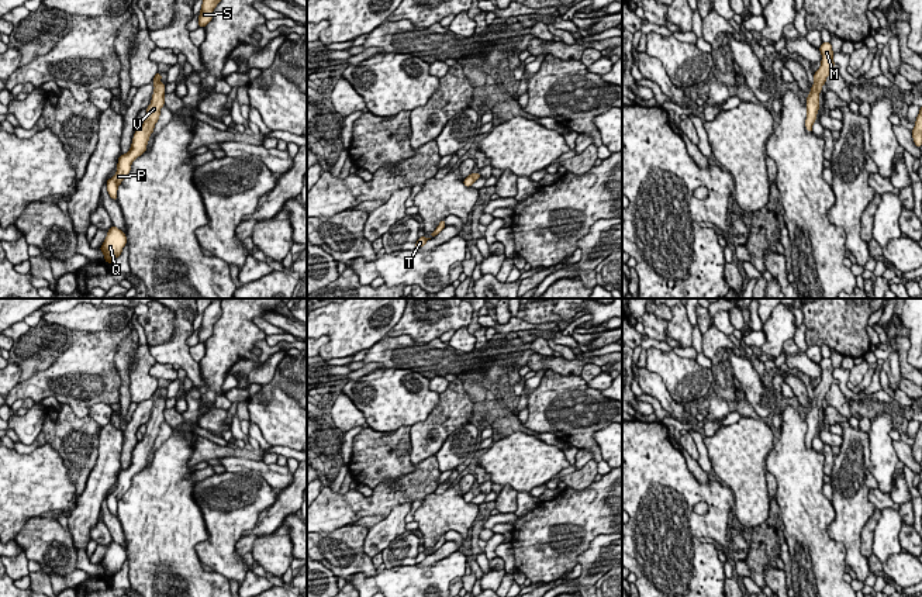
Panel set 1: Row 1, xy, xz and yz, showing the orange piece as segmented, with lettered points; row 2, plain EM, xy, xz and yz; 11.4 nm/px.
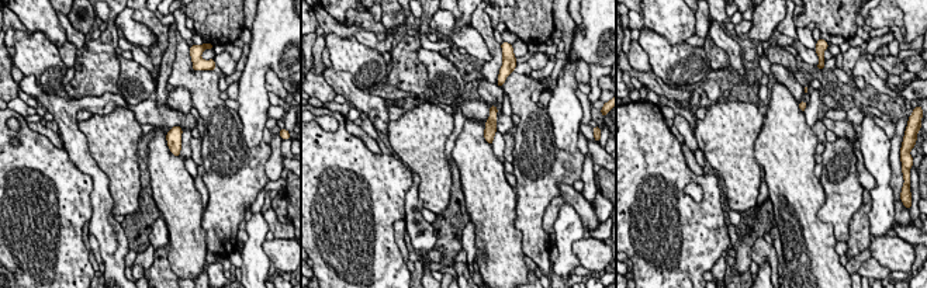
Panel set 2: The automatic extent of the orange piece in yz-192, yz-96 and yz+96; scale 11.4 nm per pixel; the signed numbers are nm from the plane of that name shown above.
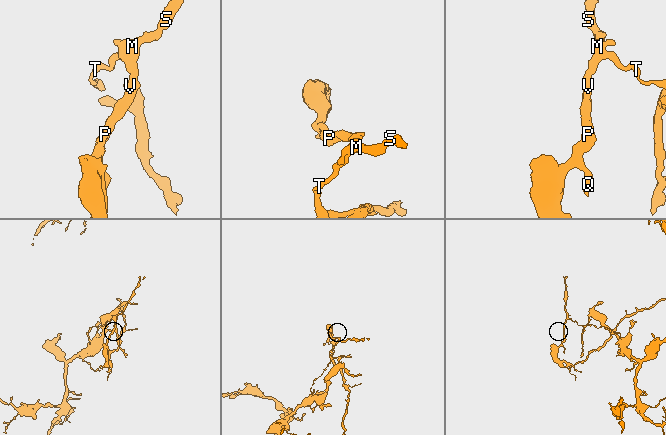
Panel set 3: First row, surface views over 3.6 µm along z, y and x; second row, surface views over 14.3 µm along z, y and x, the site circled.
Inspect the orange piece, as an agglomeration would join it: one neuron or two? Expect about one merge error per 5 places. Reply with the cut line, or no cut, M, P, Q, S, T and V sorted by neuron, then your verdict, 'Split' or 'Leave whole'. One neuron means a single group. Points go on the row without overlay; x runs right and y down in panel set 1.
No split. Groups: M P Q S T V. Leave whole

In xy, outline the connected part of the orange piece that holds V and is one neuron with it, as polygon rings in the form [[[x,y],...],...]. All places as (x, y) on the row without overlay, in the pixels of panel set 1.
[[[158,387],[152,396],[155,404],[151,420],[146,424],[146,432],[142,441],[138,441],[131,463],[127,469],[120,470],[115,490],[107,496],[107,507],[117,517],[117,505],[125,491],[131,487],[132,477],[145,469],[151,449],[159,435],[160,424],[165,421],[165,398],[160,397],[162,390]]]

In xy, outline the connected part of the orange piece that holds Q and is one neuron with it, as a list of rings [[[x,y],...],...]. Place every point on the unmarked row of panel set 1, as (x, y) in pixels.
[[[113,541],[107,548],[103,560],[100,562],[100,566],[103,567],[106,577],[111,580],[111,577],[121,570],[125,559],[125,549]]]

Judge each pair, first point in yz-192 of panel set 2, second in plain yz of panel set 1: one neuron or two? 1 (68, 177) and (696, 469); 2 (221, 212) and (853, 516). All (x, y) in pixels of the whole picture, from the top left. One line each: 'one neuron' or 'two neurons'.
1: two neurons
2: one neuron

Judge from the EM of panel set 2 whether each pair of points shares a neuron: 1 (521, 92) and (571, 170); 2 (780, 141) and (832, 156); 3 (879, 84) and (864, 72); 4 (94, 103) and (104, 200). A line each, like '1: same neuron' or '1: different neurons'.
1: same neuron
2: different neurons
3: same neuron
4: same neuron

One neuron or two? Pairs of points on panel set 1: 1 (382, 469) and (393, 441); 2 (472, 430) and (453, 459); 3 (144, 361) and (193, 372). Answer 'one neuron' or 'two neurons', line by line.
1: one neuron
2: one neuron
3: two neurons

